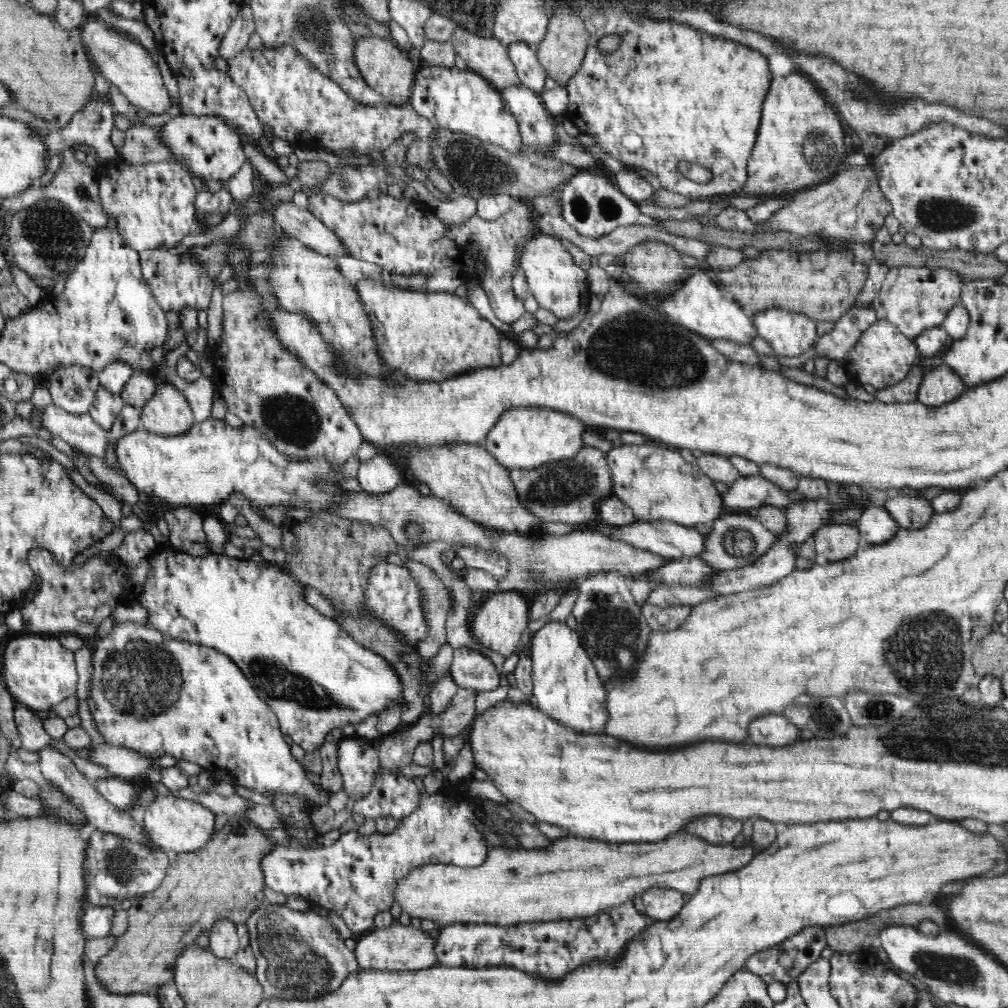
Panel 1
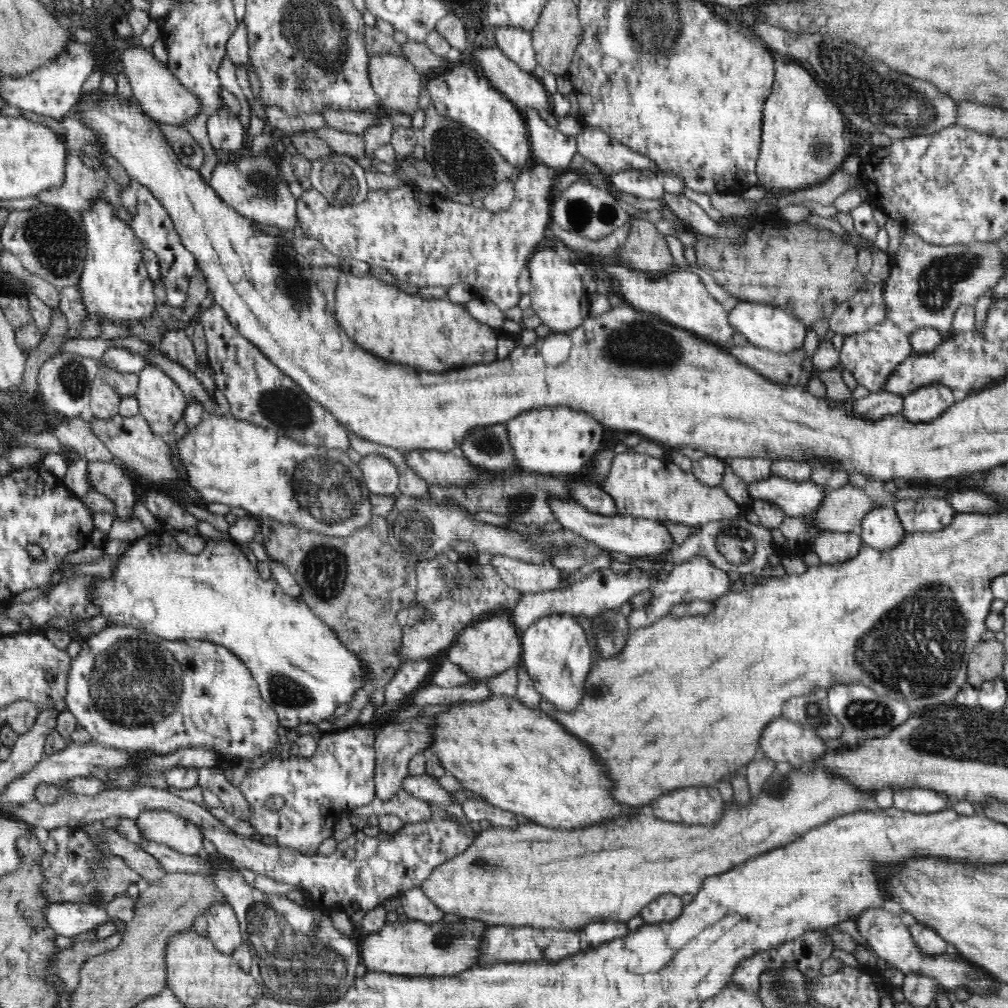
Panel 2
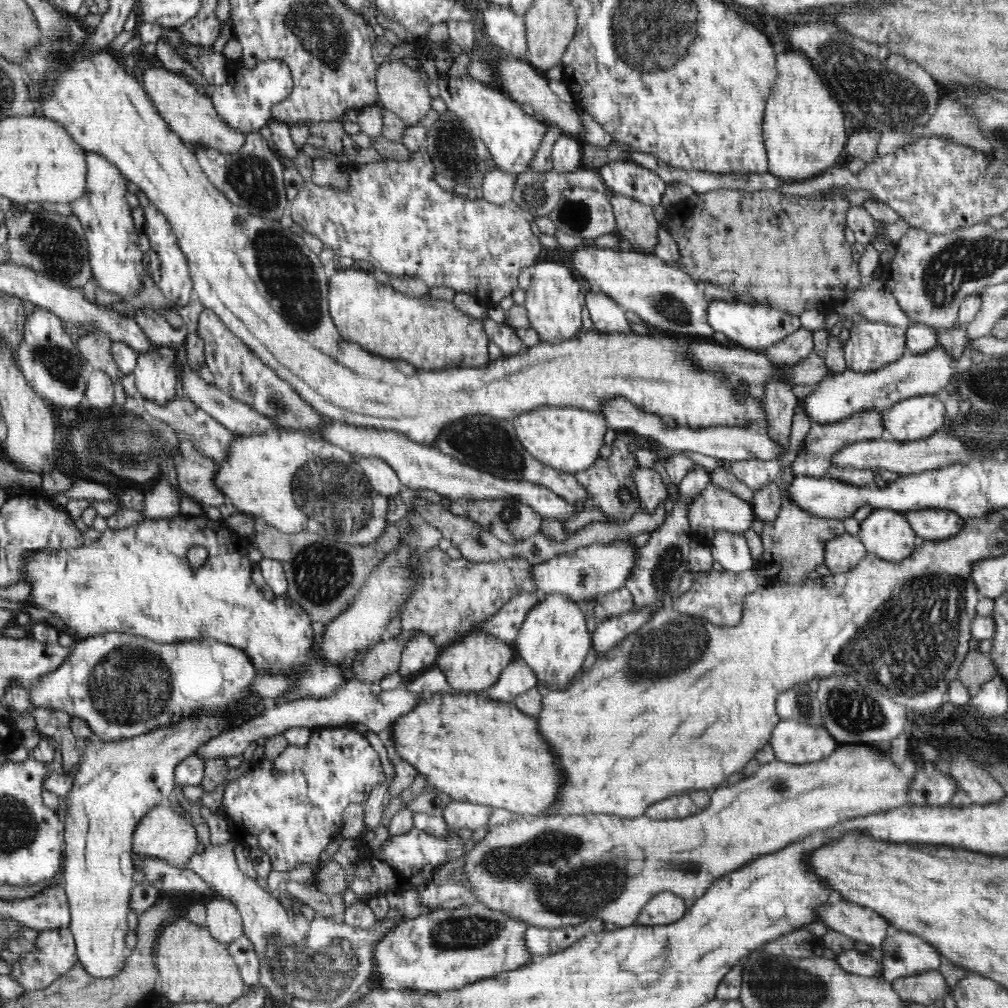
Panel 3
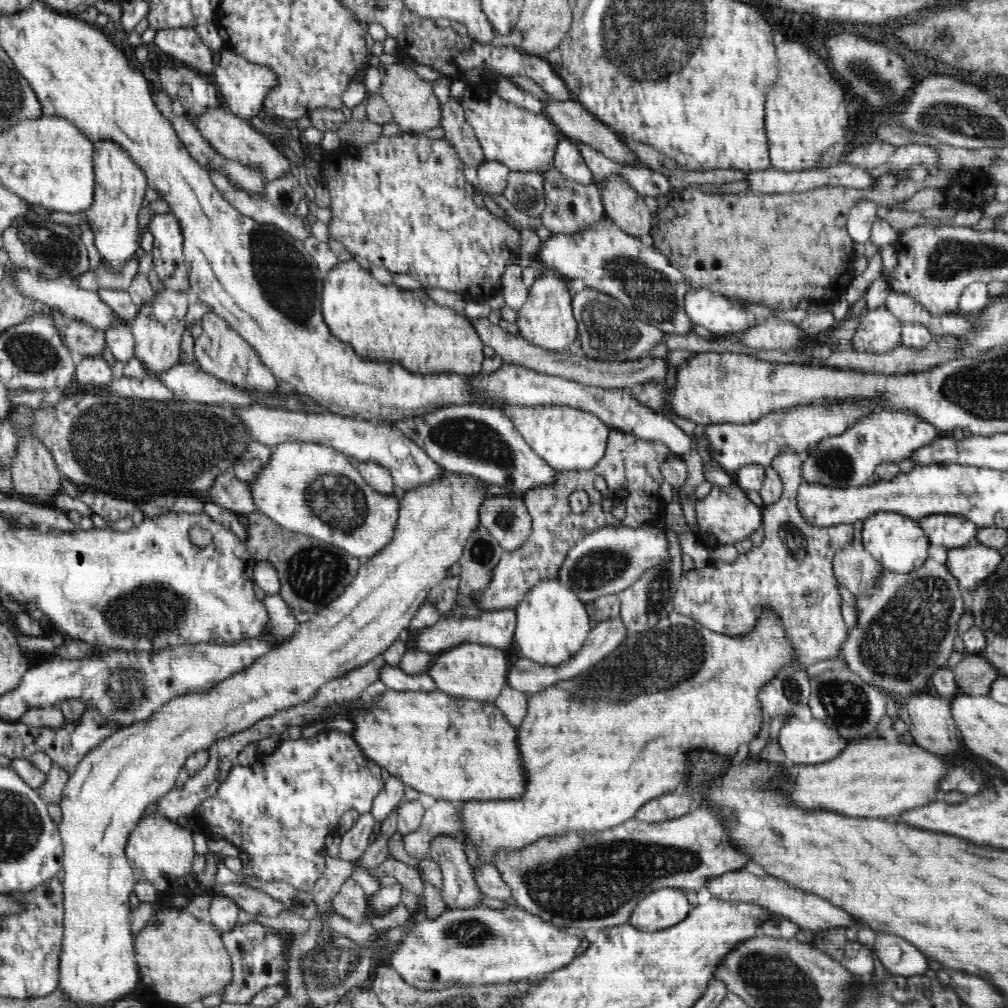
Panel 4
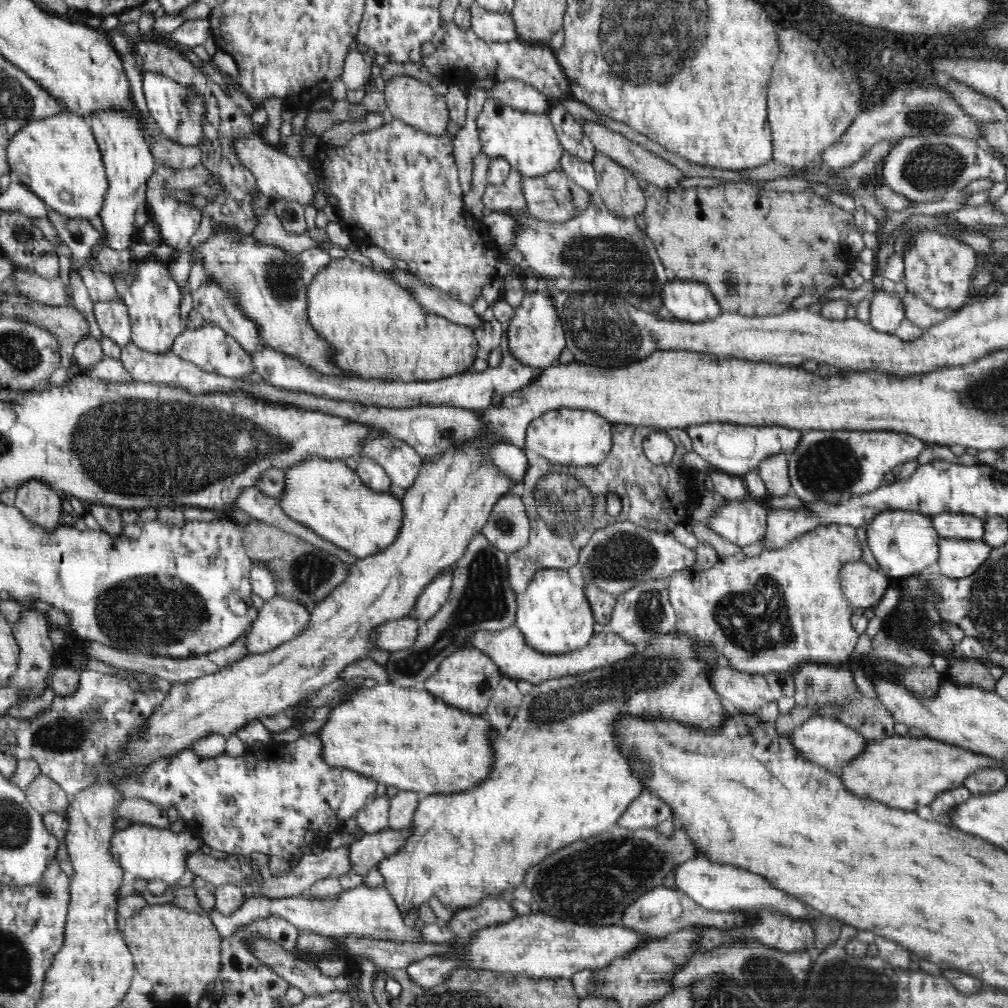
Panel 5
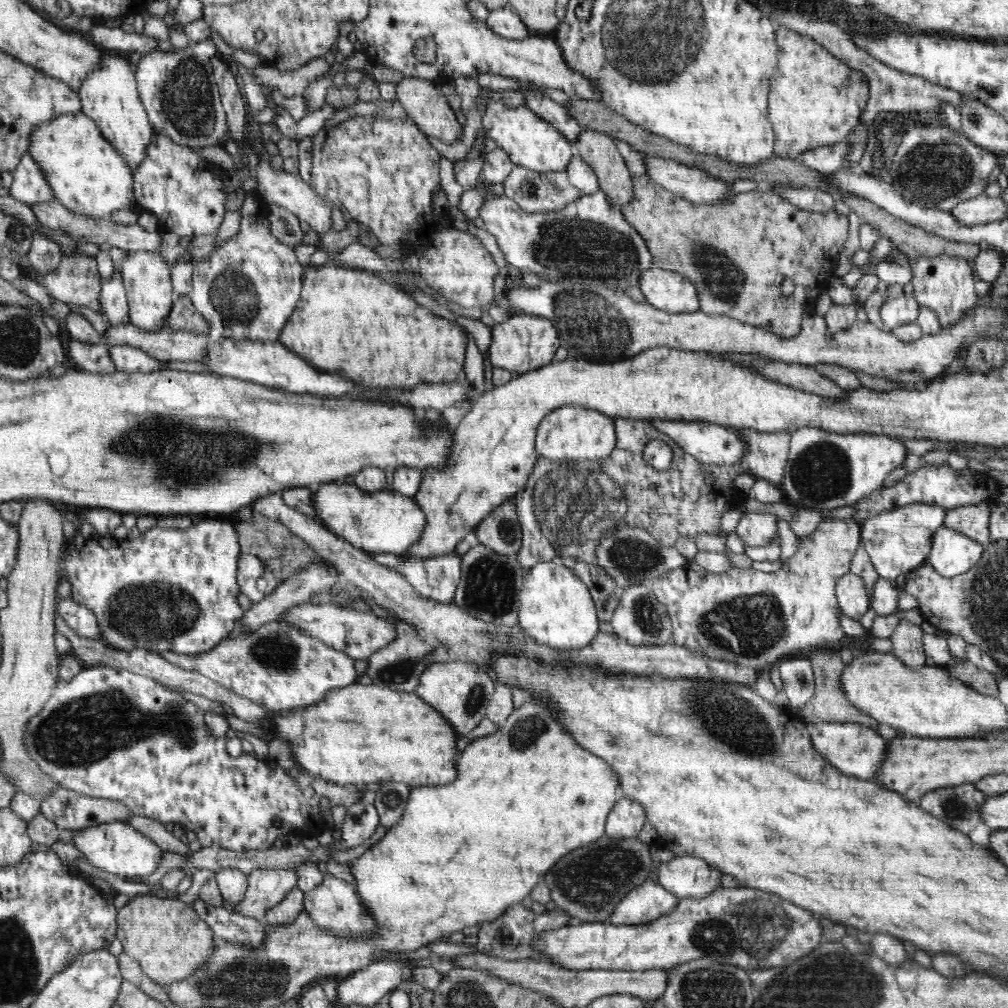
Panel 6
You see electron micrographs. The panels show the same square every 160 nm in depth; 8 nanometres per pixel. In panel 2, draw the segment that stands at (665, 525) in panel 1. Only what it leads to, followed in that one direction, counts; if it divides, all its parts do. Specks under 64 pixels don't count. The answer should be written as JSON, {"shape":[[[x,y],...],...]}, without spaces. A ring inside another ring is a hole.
{"shape":[[[548,500],[550,511],[556,522],[560,522],[562,528],[572,530],[578,536],[600,545],[602,549],[612,552],[622,552],[631,557],[642,555],[657,556],[664,554],[677,546],[673,541],[670,532],[661,521],[648,518],[636,518],[632,516],[606,516],[589,512],[584,506],[573,500]]]}

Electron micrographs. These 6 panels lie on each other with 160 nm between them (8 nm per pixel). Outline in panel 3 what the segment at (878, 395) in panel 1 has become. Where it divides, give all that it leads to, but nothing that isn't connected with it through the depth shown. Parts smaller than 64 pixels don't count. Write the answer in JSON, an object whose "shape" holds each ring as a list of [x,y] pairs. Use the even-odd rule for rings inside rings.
{"shape":[[[870,408],[832,424],[812,424],[807,438],[803,441],[804,450],[790,464],[792,473],[795,477],[808,476],[816,479],[825,477],[831,468],[832,458],[842,448],[859,441],[885,438],[886,429],[882,426],[882,412],[882,410]]]}

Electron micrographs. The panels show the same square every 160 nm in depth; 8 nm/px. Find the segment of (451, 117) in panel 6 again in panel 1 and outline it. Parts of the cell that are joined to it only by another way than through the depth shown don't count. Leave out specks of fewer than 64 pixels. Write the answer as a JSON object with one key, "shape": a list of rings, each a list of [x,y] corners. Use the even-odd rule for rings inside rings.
{"shape":[[[370,35],[371,37],[354,38],[354,63],[362,78],[375,92],[381,95],[383,102],[392,105],[409,105],[411,103],[411,89],[414,82],[416,70],[414,64],[406,54],[384,38]]]}

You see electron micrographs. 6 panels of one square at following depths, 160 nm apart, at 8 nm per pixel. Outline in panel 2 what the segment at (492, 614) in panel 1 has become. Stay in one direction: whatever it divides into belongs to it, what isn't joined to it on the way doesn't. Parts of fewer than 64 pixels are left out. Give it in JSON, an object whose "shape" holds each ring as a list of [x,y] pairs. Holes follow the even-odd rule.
{"shape":[[[510,611],[498,612],[495,617],[461,630],[456,640],[449,646],[446,658],[459,666],[472,680],[485,682],[514,666],[520,660],[521,632],[513,625]]]}

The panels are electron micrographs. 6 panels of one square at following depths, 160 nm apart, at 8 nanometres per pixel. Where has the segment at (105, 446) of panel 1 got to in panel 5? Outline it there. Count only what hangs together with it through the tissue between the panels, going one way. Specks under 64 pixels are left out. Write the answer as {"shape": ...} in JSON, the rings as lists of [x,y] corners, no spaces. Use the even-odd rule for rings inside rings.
{"shape":[[[250,486],[250,488],[244,489],[238,496],[233,509],[237,508],[248,513],[252,520],[257,519],[267,522],[268,525],[278,526],[284,533],[294,534],[294,536],[310,542],[319,549],[324,549],[350,567],[358,562],[358,558],[355,558],[348,551],[338,548],[334,543],[326,541],[310,528],[306,528],[290,518],[290,515],[284,513],[276,499],[268,497],[258,487]]]}

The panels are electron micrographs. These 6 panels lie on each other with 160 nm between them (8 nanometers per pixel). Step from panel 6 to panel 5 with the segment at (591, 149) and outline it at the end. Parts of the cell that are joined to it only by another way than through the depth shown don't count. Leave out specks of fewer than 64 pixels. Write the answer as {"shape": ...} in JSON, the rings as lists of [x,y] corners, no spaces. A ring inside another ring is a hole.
{"shape":[[[598,150],[594,153],[591,163],[598,177],[597,192],[614,216],[634,219],[637,214],[643,213],[645,207],[644,191],[638,183],[639,179],[634,174]]]}

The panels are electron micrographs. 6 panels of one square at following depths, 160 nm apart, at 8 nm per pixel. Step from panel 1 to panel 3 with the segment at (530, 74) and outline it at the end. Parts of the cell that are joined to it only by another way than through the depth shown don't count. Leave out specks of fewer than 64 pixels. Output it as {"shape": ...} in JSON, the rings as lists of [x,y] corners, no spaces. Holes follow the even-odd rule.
{"shape":[[[492,2],[484,10],[482,22],[491,40],[498,49],[510,57],[523,60],[527,53],[525,19],[510,7],[498,6]]]}

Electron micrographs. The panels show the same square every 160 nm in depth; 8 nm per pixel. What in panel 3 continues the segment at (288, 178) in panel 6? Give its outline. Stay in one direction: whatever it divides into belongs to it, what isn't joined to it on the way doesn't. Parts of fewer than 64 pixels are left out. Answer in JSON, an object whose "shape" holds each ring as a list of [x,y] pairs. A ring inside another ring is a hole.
{"shape":[[[154,65],[145,70],[138,79],[142,80],[142,87],[154,103],[154,108],[186,144],[201,143],[221,153],[230,154],[239,152],[244,146],[247,135],[230,127],[224,119],[220,118],[209,96],[198,94],[198,90],[190,84],[186,76]]]}

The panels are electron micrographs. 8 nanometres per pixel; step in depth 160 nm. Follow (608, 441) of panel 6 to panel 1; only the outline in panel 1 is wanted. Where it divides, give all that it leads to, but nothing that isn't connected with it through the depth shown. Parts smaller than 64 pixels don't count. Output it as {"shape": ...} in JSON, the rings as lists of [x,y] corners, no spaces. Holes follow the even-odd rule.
{"shape":[[[514,406],[506,412],[502,412],[502,416],[498,418],[498,422],[495,422],[492,428],[493,430],[490,430],[485,439],[484,446],[492,457],[508,470],[535,470],[548,463],[572,459],[584,447],[582,434],[587,432],[586,424],[568,413],[532,406]]]}

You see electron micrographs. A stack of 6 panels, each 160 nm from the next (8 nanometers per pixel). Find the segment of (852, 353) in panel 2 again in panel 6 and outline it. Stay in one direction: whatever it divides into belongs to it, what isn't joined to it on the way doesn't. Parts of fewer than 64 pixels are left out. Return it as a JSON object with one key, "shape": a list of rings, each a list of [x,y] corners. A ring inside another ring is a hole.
{"shape":[[[914,295],[888,299],[880,306],[880,317],[889,330],[910,322],[917,322],[920,305]]]}

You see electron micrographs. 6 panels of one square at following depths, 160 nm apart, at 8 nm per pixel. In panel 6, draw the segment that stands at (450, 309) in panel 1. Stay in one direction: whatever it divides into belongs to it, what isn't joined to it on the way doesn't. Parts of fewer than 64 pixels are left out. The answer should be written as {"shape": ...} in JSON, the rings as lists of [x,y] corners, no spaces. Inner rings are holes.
{"shape":[[[336,258],[327,260],[323,265],[311,267],[303,271],[302,290],[299,301],[294,307],[294,312],[285,322],[285,327],[279,334],[278,342],[281,342],[288,350],[296,353],[302,360],[312,364],[318,370],[326,370],[326,374],[346,374],[350,382],[362,382],[362,386],[403,387],[405,390],[418,384],[434,384],[444,382],[454,382],[461,379],[462,370],[465,363],[467,334],[466,329],[458,323],[449,321],[432,313],[428,308],[414,301],[412,295],[406,294],[402,288],[385,281],[382,277],[364,269],[343,266]]]}

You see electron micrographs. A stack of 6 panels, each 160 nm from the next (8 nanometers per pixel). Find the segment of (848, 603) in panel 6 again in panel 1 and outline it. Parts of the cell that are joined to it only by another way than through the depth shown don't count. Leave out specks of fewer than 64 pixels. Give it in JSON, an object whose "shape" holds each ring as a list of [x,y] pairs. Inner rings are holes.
{"shape":[[[824,525],[814,534],[816,552],[821,561],[841,561],[851,556],[863,545],[856,525]]]}

